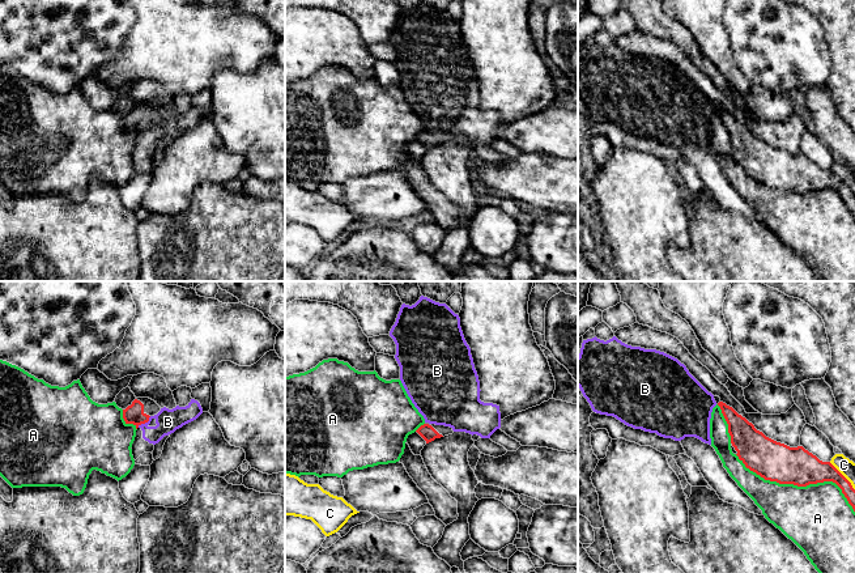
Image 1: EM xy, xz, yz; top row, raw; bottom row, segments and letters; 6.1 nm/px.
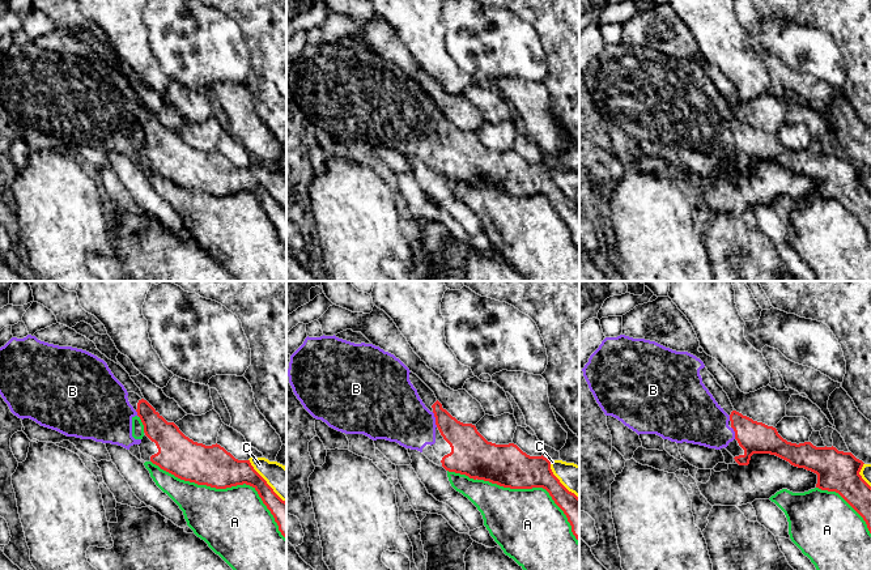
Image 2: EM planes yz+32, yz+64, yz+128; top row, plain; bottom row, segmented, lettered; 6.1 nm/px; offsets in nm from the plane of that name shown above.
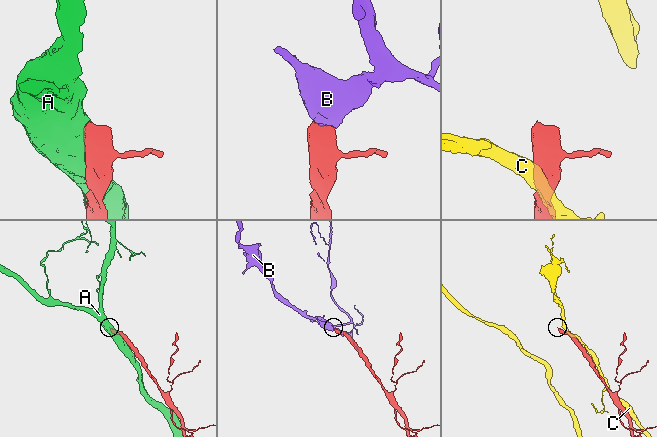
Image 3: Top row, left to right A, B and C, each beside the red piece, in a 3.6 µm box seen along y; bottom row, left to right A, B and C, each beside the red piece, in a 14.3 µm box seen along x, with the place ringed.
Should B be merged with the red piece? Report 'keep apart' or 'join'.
join

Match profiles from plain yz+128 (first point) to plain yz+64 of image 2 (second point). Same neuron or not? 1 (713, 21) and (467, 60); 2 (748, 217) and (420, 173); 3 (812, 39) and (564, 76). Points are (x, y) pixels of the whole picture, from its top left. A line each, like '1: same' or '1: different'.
1: different
2: different
3: different

